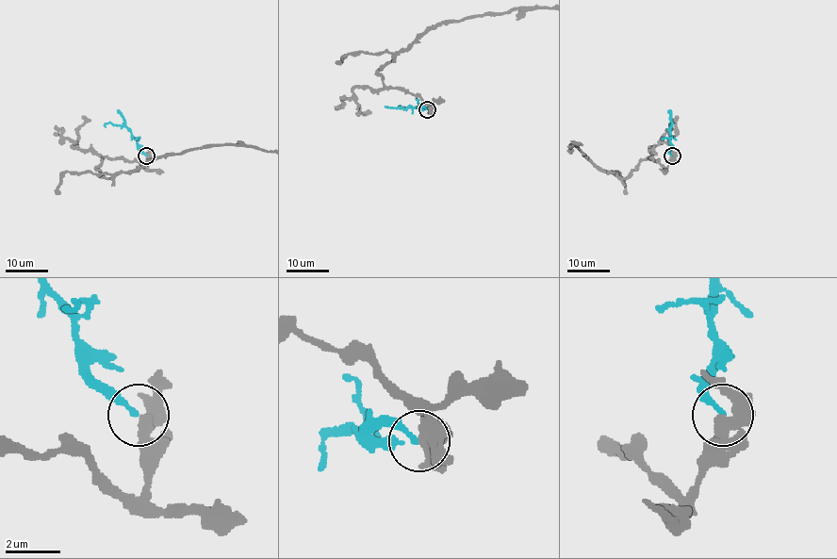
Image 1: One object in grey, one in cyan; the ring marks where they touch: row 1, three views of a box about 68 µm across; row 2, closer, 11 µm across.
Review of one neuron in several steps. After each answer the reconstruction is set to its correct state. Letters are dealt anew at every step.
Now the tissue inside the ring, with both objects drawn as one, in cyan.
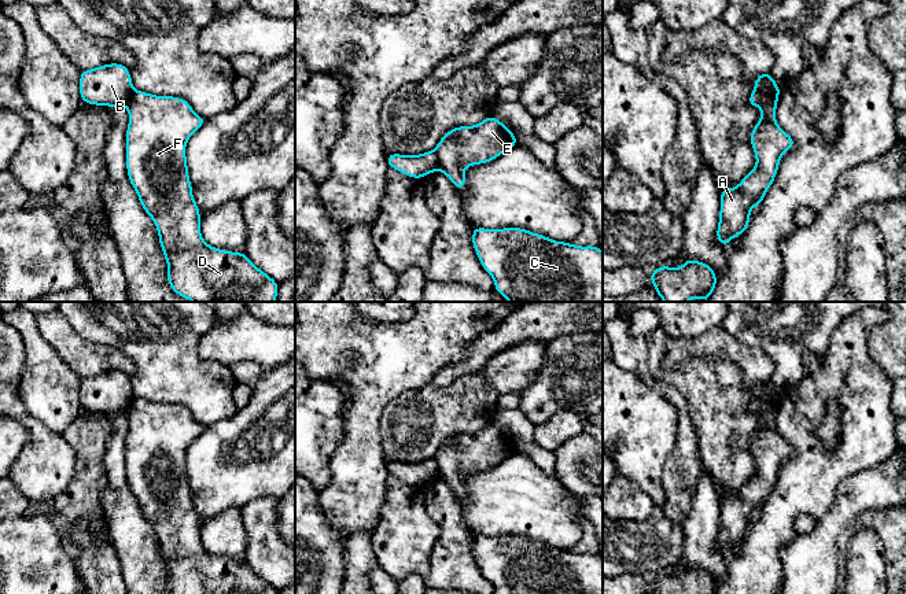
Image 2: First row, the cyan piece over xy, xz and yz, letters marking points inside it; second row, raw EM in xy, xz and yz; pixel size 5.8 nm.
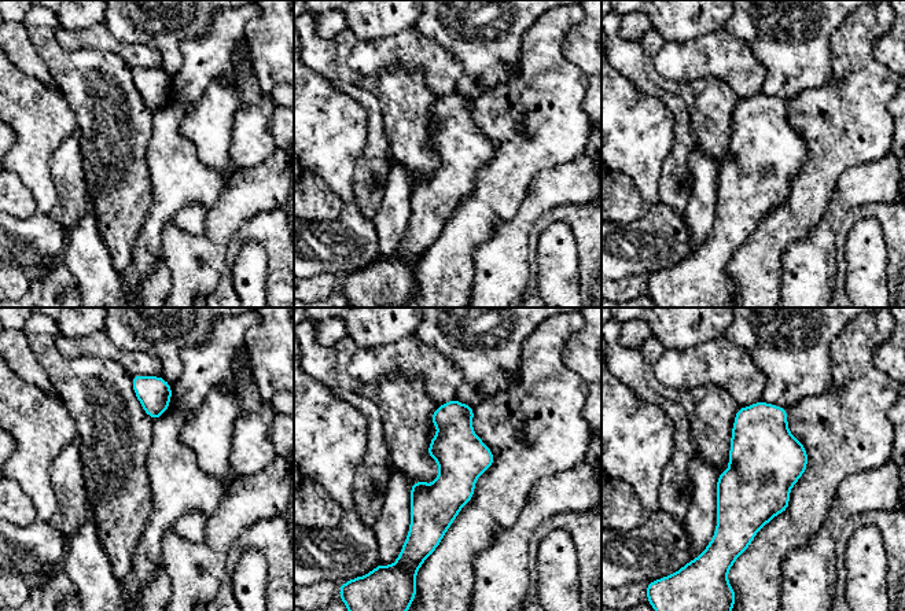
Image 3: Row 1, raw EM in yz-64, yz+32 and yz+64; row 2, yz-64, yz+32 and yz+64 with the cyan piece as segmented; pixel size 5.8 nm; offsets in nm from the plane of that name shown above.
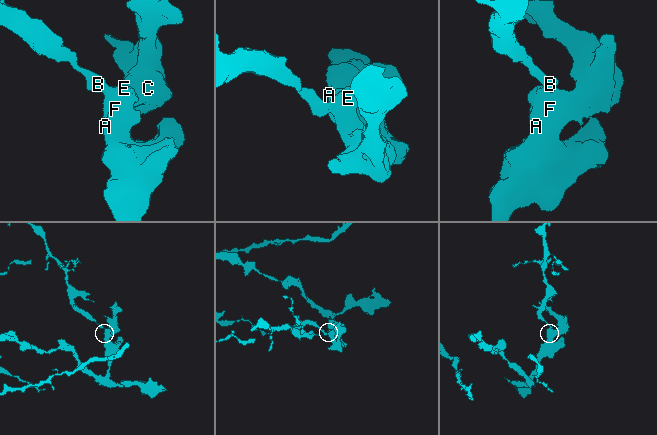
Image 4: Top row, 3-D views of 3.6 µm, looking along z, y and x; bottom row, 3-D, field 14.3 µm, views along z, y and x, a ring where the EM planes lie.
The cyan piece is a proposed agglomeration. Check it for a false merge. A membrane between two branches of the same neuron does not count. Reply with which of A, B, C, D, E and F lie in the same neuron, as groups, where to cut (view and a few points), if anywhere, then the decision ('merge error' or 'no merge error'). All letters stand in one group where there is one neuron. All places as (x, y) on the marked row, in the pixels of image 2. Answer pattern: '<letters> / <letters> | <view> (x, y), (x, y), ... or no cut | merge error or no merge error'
A C D E F / B | yz (754, 87), (763, 93), (777, 95) | merge error

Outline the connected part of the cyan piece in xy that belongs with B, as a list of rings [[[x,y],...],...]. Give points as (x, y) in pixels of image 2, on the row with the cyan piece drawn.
[[[108,63],[80,74],[81,102],[93,106],[126,106],[135,88],[129,69],[121,63]]]

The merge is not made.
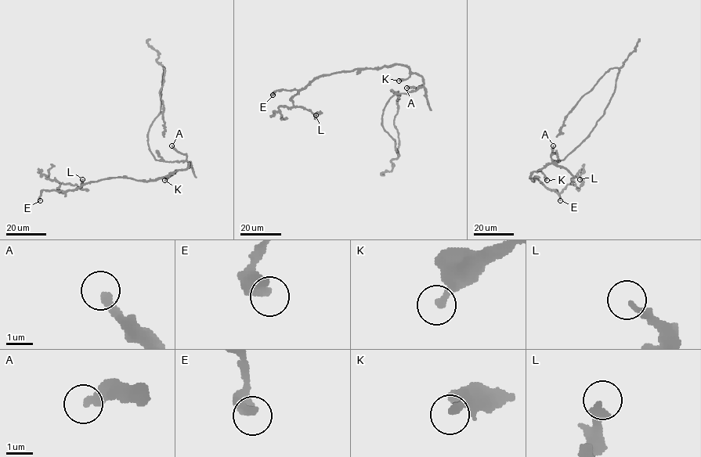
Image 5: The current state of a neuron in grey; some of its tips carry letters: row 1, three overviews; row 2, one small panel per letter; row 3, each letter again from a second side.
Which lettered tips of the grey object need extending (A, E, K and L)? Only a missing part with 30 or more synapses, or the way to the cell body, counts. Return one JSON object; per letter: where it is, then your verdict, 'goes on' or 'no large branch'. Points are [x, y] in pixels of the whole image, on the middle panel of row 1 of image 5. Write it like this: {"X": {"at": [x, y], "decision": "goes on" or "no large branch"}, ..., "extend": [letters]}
{"A": {"at": [406, 88], "decision": "no large branch"}, "E": {"at": [272, 95], "decision": "no large branch"}, "K": {"at": [399, 80], "decision": "no large branch"}, "L": {"at": [316, 115], "decision": "no large branch"}, "extend": []}

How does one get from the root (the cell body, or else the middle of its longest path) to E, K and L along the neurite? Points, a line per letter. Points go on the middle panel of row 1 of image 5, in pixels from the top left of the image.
E: (406, 93), (420, 88), (424, 79), (407, 66), (392, 64), (323, 75), (303, 88), (278, 89), (272, 95)
K: (406, 93), (420, 88), (423, 78), (411, 73), (407, 78), (399, 80)
L: (406, 93), (420, 88), (424, 79), (403, 65), (323, 75), (290, 98), (294, 106), (316, 115)

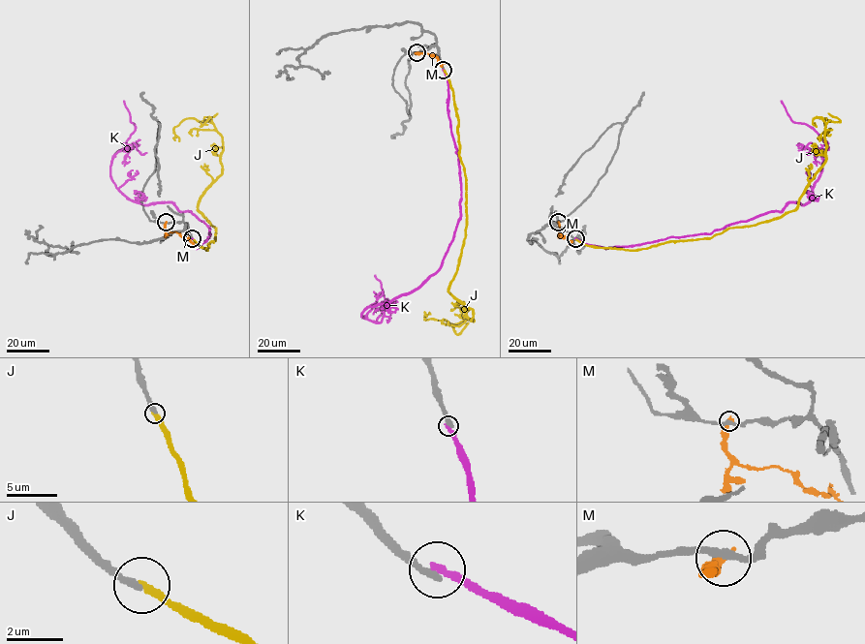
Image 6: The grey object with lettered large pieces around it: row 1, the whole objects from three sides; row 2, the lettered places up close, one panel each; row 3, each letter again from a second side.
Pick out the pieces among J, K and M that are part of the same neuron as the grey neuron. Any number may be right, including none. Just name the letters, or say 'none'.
J

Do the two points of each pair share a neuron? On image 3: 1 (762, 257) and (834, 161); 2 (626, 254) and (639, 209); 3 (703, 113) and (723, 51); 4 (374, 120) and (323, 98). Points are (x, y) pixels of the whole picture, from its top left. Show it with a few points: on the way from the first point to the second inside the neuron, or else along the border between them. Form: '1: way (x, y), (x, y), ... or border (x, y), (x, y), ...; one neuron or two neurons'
1: way (779, 234), (806, 206), (815, 184); one neuron
2: border (651, 205), (644, 216), (615, 224); two neurons
3: border (683, 80), (720, 77), (739, 98); two neurons
4: border (346, 92), (367, 114), (367, 143), (364, 148); two neurons

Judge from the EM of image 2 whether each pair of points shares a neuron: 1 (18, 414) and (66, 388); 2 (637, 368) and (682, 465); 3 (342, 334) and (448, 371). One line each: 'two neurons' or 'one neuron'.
1: two neurons
2: one neuron
3: two neurons

